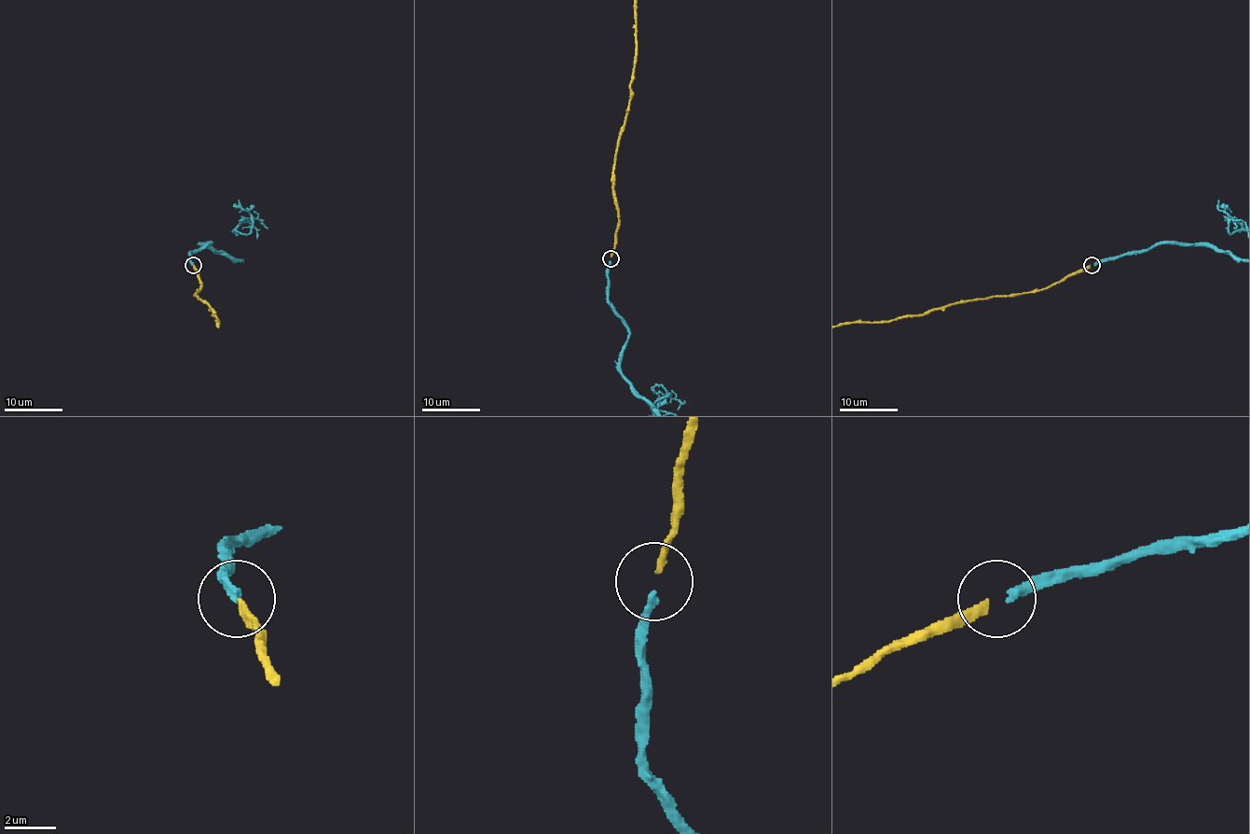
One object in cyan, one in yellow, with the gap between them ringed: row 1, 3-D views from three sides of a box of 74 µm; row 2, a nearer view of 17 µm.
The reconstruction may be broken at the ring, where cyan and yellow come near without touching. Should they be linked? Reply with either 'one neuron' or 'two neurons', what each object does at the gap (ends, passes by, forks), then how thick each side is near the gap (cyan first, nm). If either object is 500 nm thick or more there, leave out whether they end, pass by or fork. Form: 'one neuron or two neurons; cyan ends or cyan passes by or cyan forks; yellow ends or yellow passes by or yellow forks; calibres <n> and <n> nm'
one neuron; cyan ends; yellow ends; calibres 320 and 300 nm

